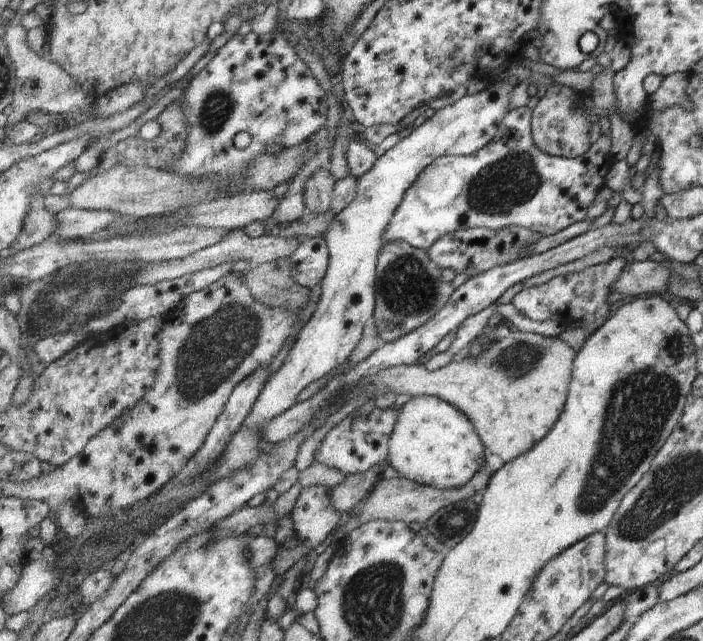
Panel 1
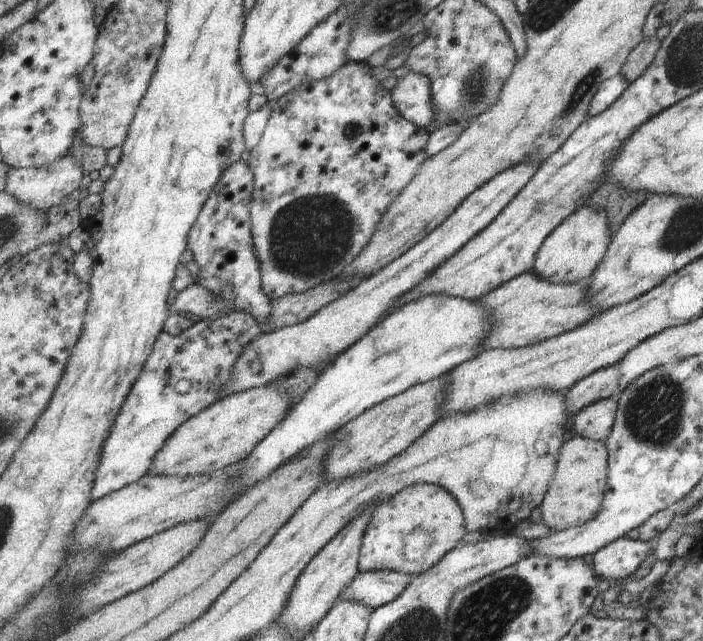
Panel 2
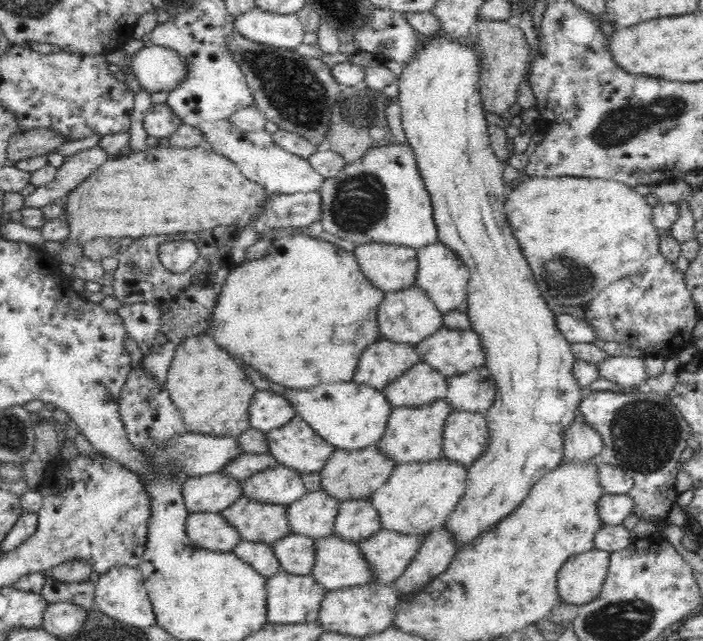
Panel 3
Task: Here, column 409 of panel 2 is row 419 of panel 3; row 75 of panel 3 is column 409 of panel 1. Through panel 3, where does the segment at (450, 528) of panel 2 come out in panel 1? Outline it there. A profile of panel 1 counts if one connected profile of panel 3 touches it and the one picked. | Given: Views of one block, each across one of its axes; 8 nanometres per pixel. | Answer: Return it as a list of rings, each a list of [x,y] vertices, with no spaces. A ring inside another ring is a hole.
[[[418,395],[405,403],[399,412],[400,418],[388,442],[390,452],[387,461],[402,477],[435,489],[461,489],[482,470],[489,452],[468,416],[451,403],[432,395]]]

